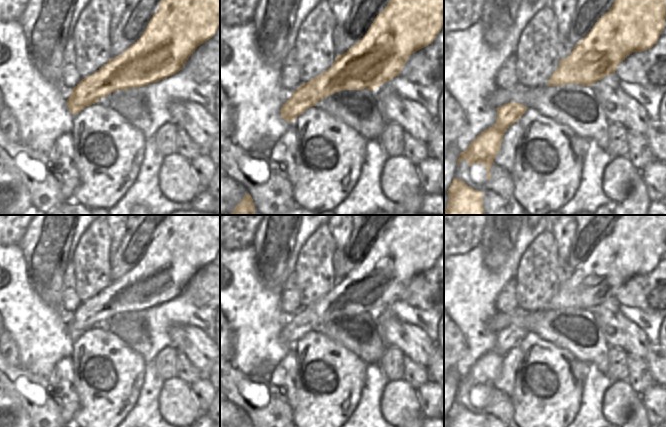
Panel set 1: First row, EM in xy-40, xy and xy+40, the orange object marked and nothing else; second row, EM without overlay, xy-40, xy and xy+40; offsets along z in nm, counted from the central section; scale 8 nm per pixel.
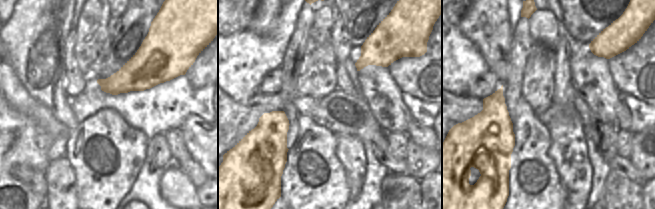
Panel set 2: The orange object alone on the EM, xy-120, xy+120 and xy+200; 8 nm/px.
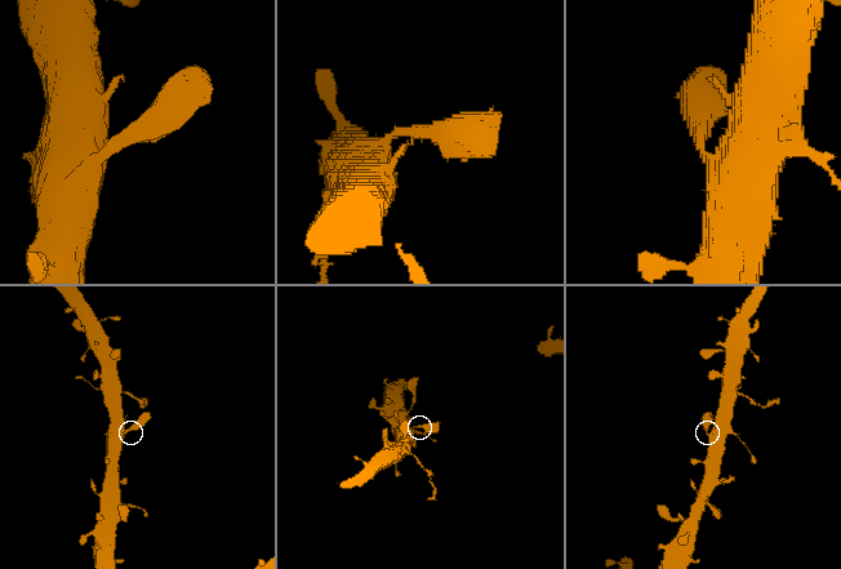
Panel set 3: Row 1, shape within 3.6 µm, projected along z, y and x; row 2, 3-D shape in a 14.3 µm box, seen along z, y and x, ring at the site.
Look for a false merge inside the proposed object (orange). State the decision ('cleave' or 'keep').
keep

